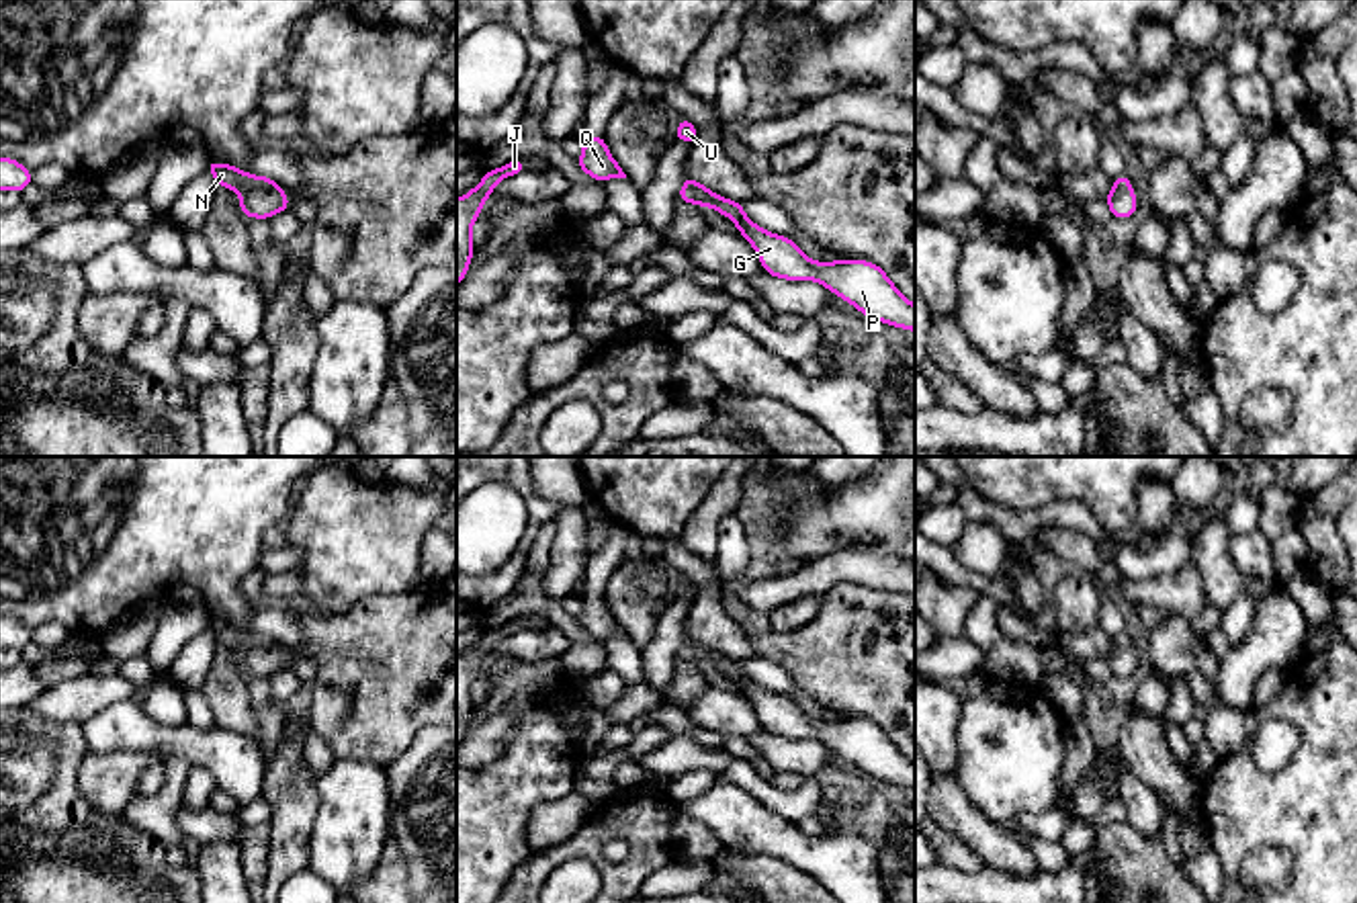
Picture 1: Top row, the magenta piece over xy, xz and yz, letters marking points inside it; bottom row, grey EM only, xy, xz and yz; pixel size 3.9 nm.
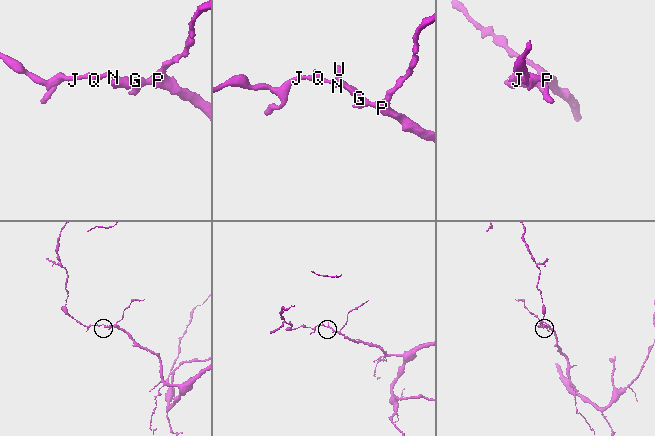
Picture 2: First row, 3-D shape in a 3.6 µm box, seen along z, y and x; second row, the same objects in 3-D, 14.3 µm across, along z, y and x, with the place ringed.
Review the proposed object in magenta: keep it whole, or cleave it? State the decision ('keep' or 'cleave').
cleave

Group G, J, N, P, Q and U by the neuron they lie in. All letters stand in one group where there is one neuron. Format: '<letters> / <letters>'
G P U / J N Q

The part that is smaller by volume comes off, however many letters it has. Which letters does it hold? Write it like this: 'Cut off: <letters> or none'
Cut off: J, N, Q

